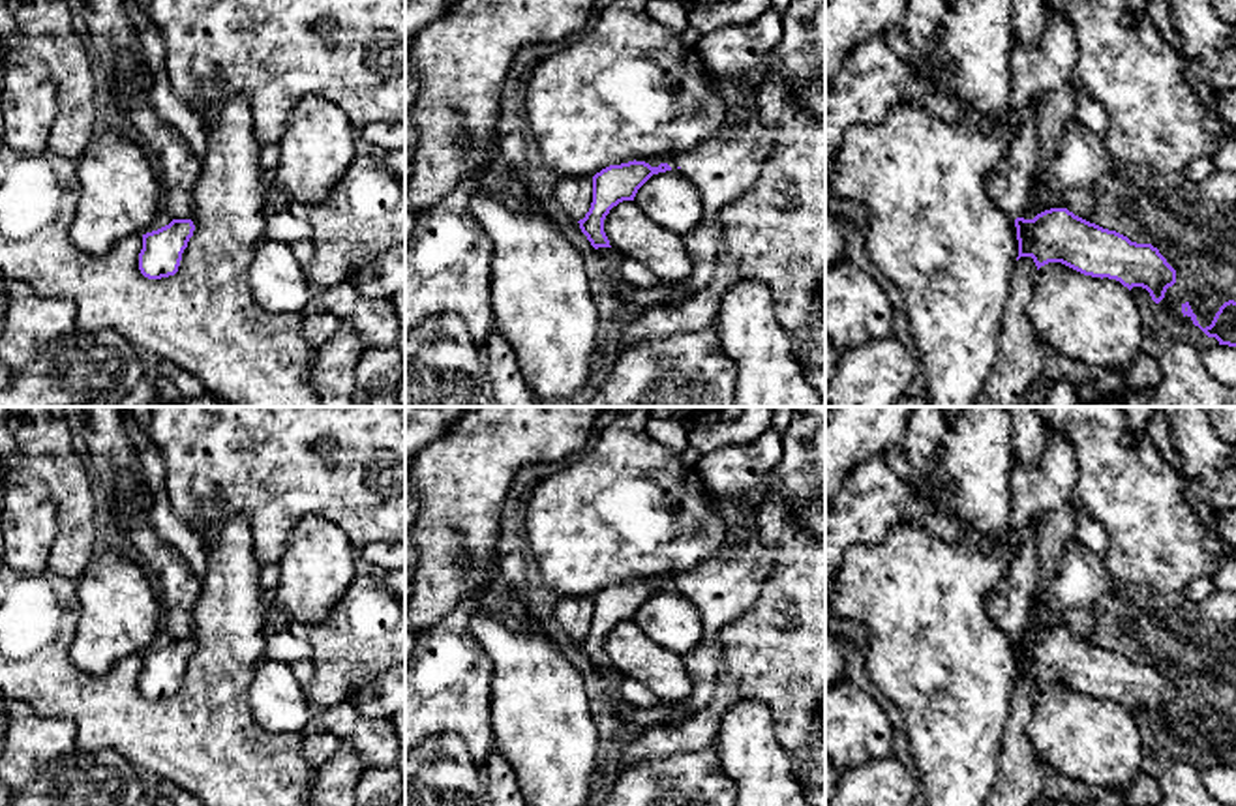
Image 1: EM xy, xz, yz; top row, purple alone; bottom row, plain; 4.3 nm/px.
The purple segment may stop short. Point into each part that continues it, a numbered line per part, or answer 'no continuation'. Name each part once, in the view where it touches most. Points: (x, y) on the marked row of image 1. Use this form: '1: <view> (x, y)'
no continuation

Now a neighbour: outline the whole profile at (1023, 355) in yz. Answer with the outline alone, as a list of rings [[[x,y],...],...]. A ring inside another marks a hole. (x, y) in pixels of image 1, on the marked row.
[[[1020,257],[1015,264],[1000,356],[985,388],[990,407],[1018,407],[1033,382],[1043,377],[1050,347],[1033,332],[1026,317],[1037,272],[1032,257]]]

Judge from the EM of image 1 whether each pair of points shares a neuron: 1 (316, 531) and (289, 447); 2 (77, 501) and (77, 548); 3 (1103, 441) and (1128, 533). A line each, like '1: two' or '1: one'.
1: two
2: one
3: one

